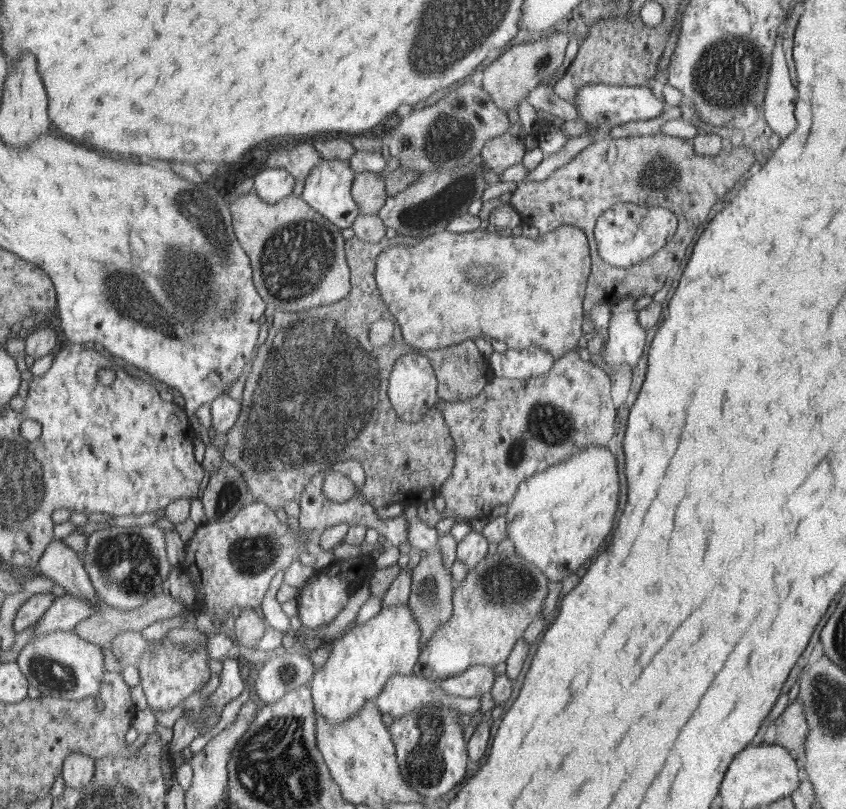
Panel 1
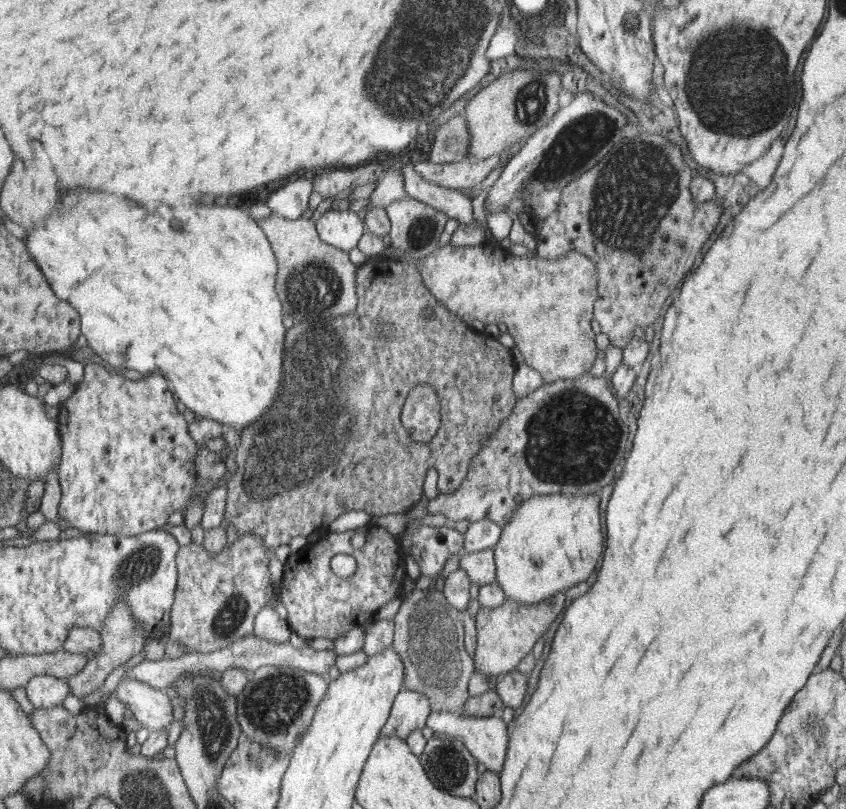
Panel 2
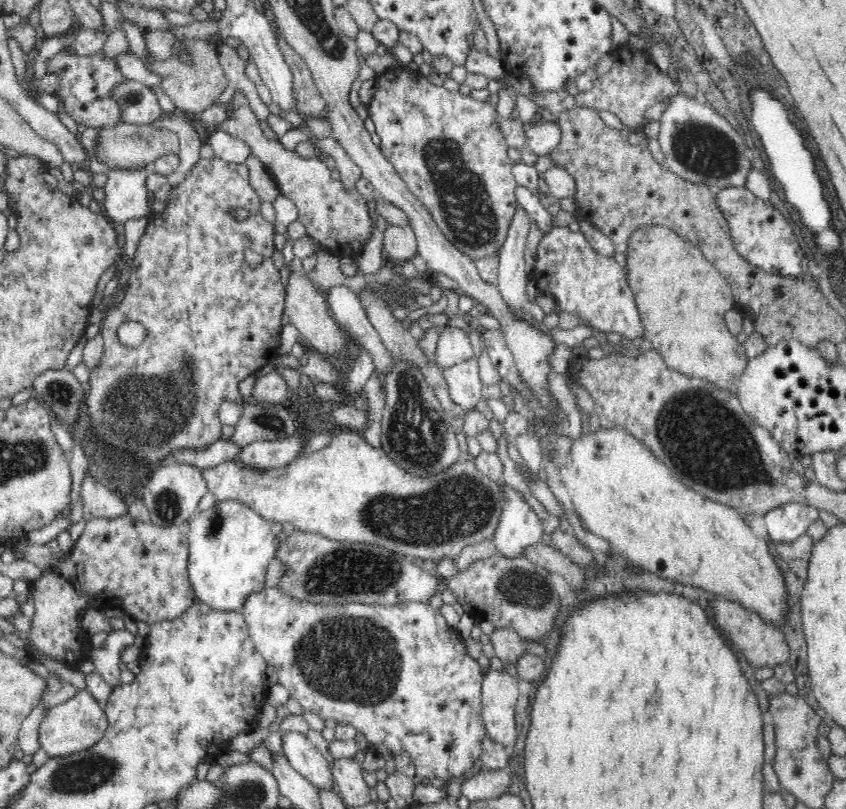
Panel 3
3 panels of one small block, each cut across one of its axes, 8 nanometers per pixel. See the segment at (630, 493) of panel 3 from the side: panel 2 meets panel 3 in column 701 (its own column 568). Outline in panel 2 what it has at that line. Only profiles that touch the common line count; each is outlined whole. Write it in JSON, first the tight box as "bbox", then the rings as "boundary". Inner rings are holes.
{"bbox":[494,493,604,605],"boundary":[[[556,493],[554,495],[534,495],[532,498],[524,501],[518,511],[516,511],[511,520],[502,527],[502,535],[496,543],[494,548],[495,552],[495,564],[498,567],[495,578],[498,581],[502,591],[504,591],[505,599],[514,599],[518,603],[526,603],[532,605],[544,601],[544,599],[551,598],[559,592],[566,592],[570,587],[574,587],[580,583],[586,581],[586,579],[592,574],[592,570],[596,568],[598,564],[598,558],[602,556],[604,552],[604,535],[602,534],[602,520],[600,520],[600,498],[596,494],[592,493],[592,496],[586,496],[586,494],[568,494],[568,493]]]}

